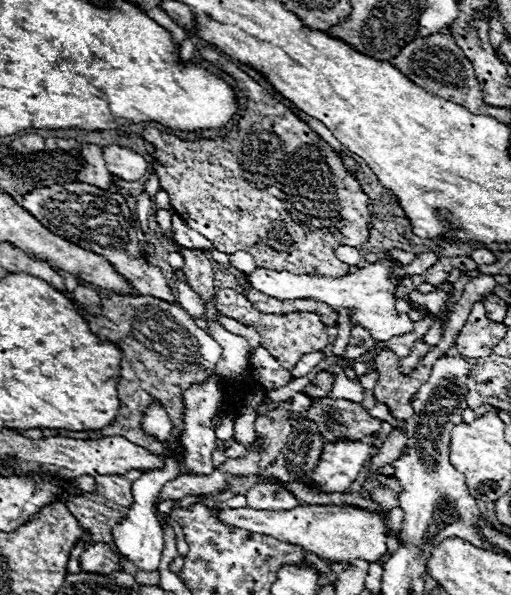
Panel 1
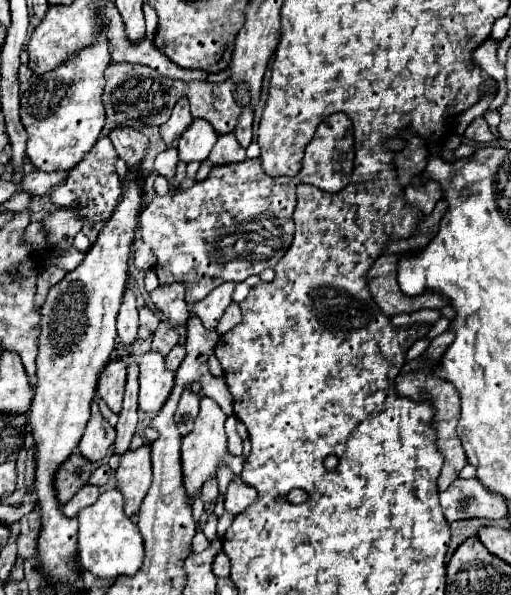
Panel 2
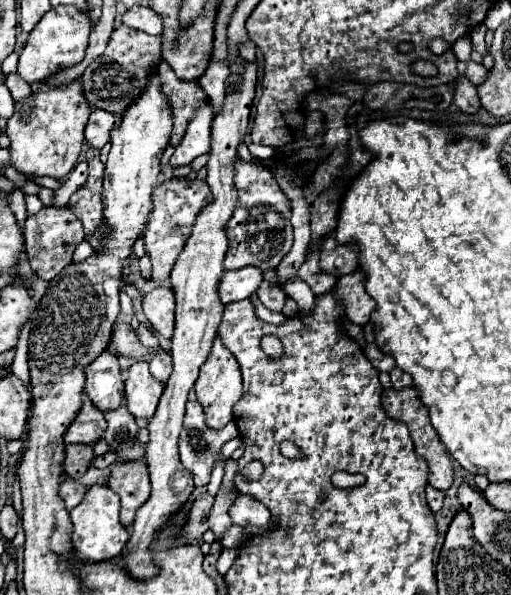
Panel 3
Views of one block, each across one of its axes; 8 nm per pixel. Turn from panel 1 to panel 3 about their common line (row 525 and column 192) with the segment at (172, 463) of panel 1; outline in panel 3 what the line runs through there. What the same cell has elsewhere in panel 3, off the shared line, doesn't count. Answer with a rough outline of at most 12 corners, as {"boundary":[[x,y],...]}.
{"boundary":[[204,106],[176,146],[170,164],[184,166],[210,150],[212,106]]}

